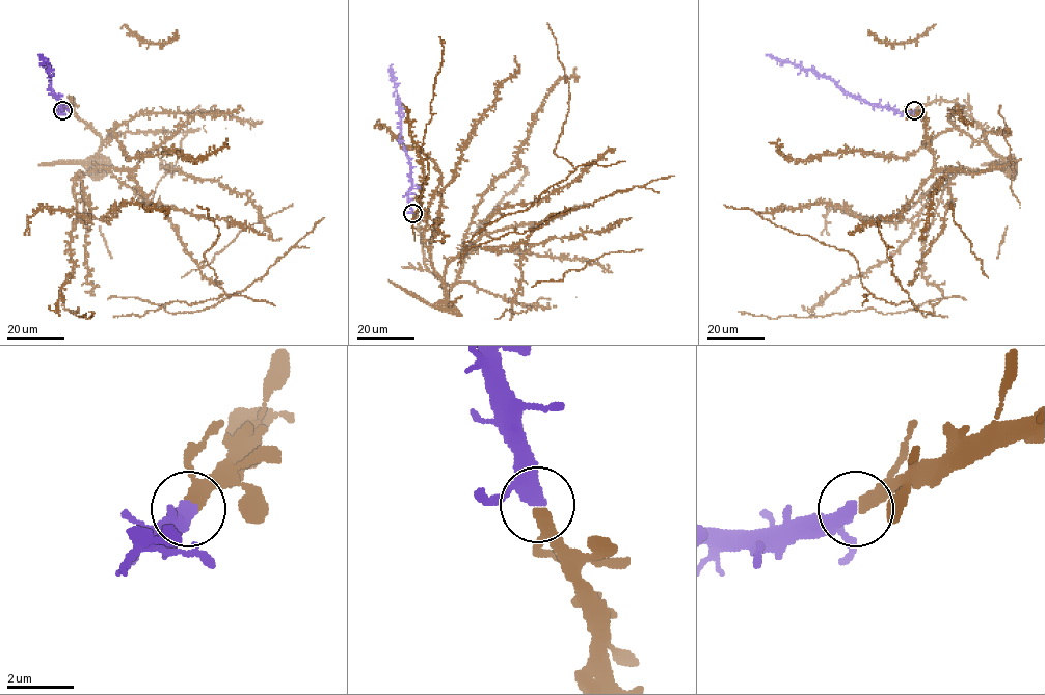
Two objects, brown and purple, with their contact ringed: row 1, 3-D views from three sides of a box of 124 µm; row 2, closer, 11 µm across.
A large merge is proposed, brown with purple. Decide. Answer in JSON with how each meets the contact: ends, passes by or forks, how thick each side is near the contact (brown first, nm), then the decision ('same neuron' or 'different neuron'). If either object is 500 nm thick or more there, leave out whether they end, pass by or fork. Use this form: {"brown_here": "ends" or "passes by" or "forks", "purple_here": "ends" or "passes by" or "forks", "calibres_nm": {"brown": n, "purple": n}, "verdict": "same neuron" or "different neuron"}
{"brown_here": "passes by", "purple_here": "passes by", "calibres_nm": {"brown": 280, "purple": 360}, "verdict": "same neuron"}

